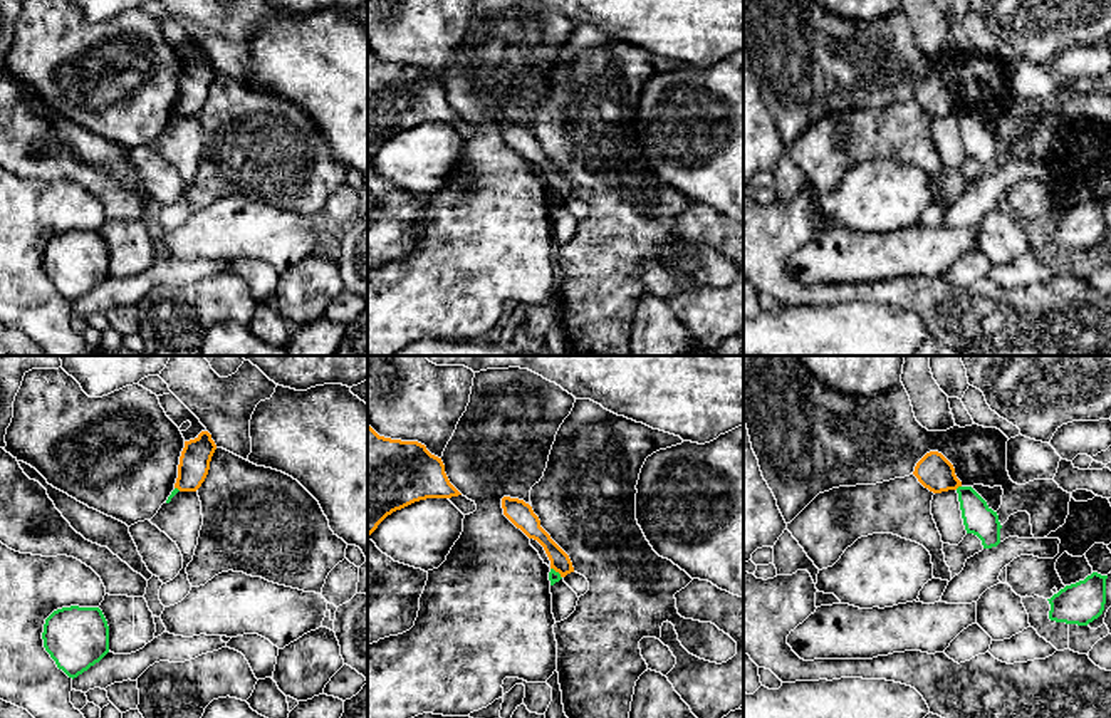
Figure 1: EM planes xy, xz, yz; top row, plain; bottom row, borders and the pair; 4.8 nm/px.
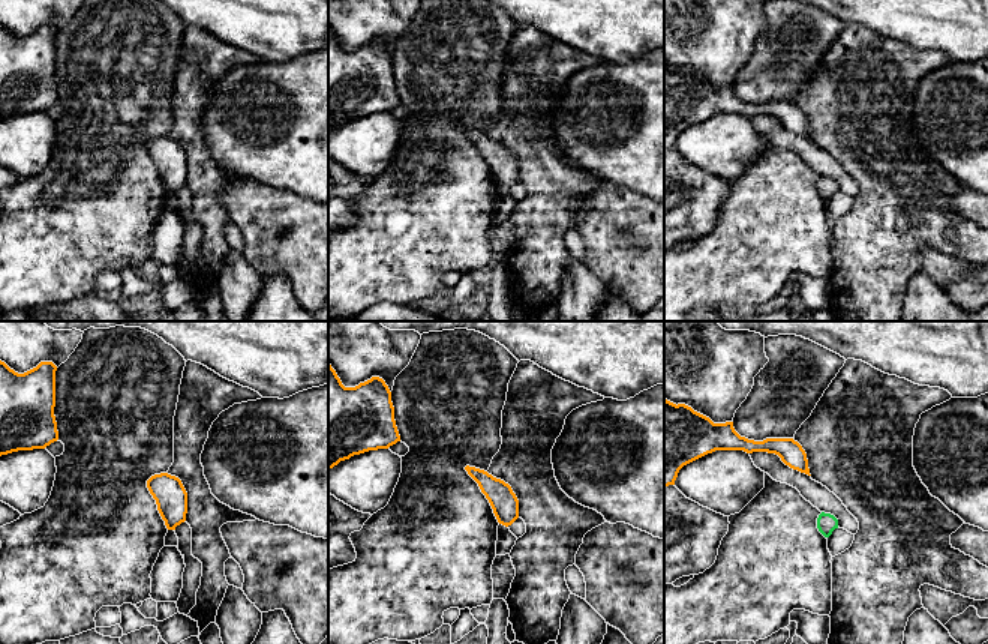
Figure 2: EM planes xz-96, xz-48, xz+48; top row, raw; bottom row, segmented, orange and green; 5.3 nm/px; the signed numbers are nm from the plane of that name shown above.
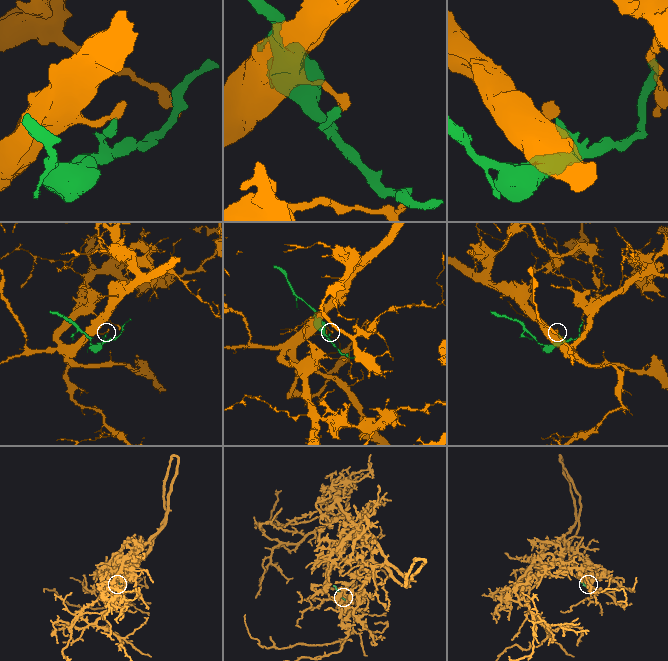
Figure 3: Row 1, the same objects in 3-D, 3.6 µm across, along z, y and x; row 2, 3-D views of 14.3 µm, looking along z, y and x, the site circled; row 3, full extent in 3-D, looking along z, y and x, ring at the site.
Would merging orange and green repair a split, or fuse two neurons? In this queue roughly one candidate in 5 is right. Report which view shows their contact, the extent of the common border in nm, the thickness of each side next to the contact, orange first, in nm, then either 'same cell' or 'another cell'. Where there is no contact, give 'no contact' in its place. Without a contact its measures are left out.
yz | 40 nm | 170/150 nm | another cell

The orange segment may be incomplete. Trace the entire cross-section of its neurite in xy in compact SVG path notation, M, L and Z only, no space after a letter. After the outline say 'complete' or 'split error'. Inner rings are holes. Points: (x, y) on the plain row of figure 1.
M201 55L195 64L185 65L175 112L196 116L208 99L215 74L216 69L208 55Z | complete

